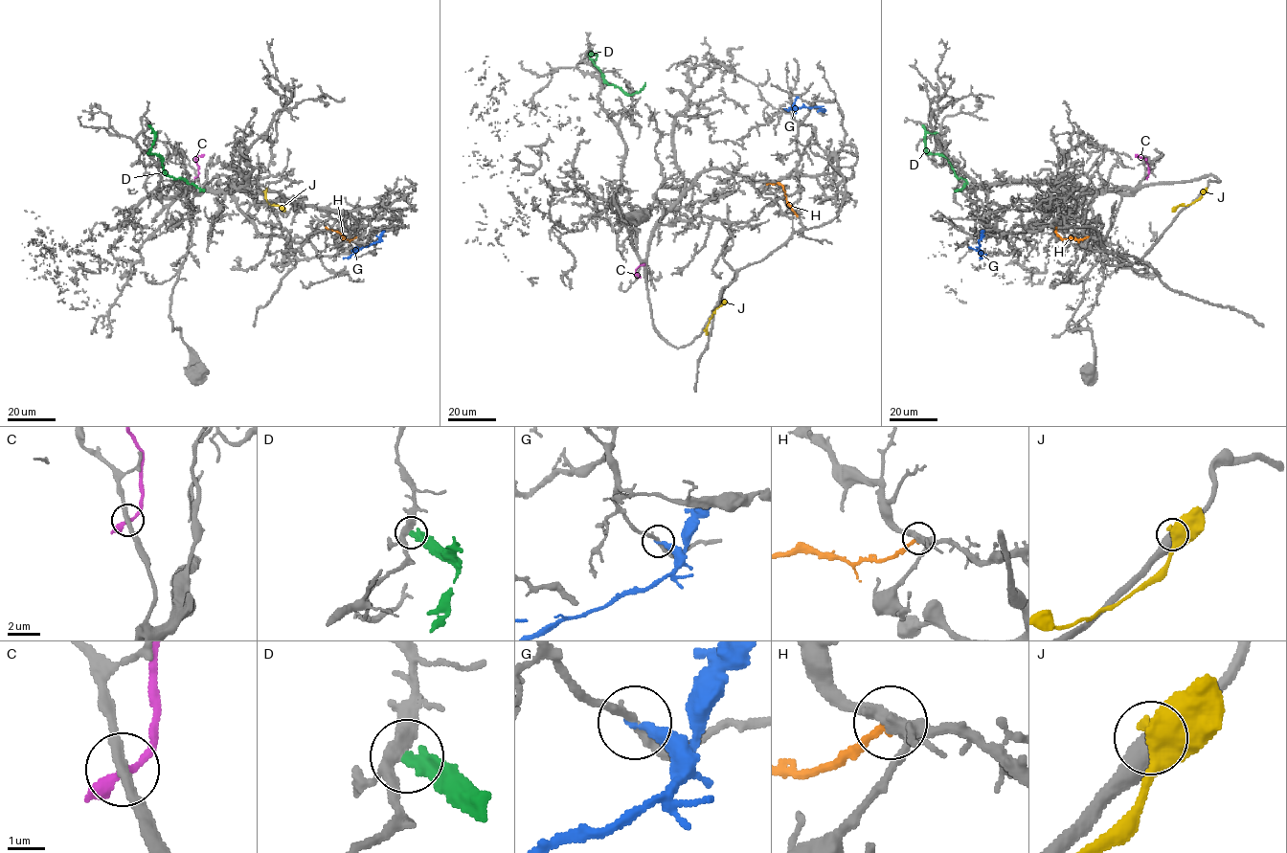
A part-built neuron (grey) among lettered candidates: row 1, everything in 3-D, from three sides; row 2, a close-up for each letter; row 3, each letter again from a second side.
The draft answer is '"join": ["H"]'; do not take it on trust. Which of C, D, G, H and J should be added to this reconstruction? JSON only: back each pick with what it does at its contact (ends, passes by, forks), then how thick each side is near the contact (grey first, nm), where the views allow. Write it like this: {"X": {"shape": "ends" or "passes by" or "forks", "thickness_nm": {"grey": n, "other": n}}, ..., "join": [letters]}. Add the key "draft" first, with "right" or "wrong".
{"draft": "wrong", "join": []}

